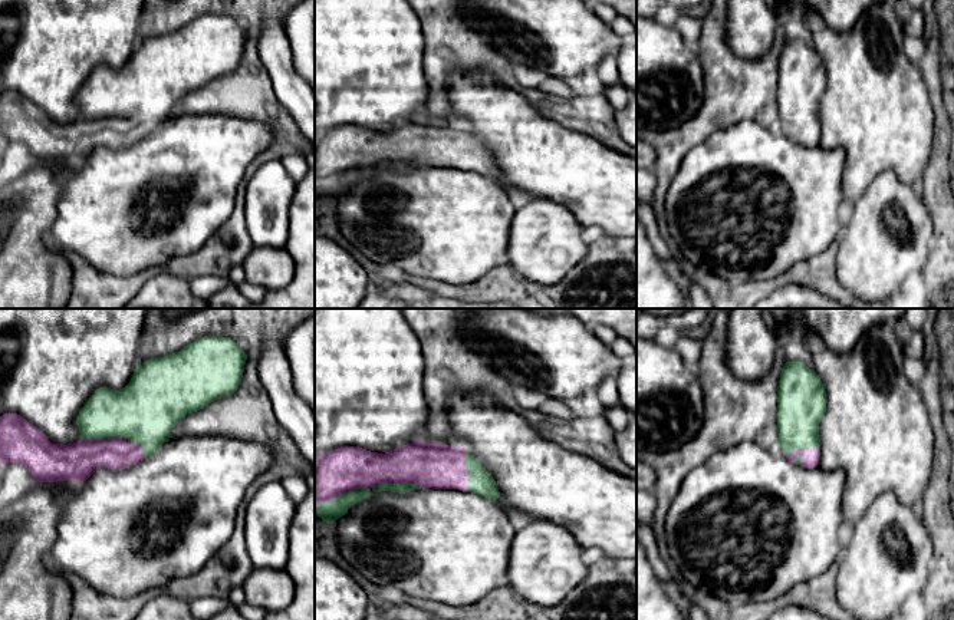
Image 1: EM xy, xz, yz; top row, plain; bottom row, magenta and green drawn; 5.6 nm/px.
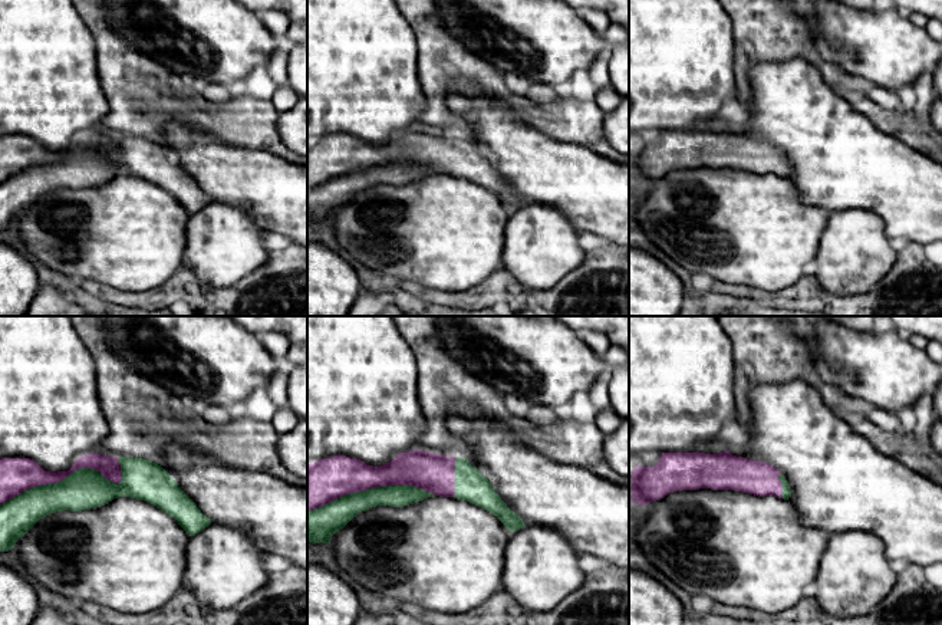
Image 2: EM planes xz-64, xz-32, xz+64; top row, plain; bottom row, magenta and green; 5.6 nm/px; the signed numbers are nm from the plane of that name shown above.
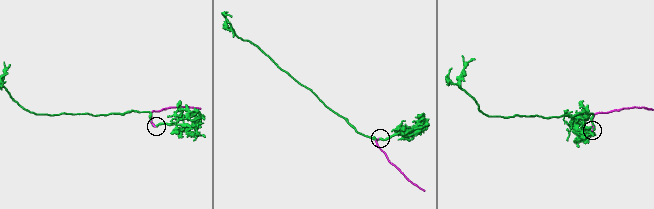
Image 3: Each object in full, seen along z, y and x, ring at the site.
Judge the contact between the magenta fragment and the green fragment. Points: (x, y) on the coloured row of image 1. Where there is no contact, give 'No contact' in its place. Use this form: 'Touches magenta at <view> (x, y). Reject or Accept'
Touches magenta at xy (117, 438). Accept

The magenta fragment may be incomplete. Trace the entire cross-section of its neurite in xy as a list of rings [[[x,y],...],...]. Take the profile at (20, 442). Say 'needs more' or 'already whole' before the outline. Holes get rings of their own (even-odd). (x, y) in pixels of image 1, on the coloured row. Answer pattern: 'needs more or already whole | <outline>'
needs more | [[[204,336],[172,354],[149,357],[136,366],[125,388],[119,390],[99,388],[95,390],[76,419],[80,439],[68,445],[52,443],[42,431],[20,415],[4,413],[0,416],[0,464],[24,465],[37,482],[83,482],[101,468],[125,469],[136,465],[170,441],[172,429],[182,418],[234,393],[241,382],[246,360],[247,354],[241,347],[234,340],[223,336]]]

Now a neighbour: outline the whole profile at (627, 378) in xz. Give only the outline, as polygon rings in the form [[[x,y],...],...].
[[[625,360],[616,376],[619,405],[632,416],[636,416],[636,360]]]

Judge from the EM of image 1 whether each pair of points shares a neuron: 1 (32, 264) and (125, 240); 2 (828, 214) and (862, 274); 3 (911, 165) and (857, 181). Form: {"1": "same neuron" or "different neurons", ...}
{"1": "different neurons", "2": "different neurons", "3": "same neuron"}

